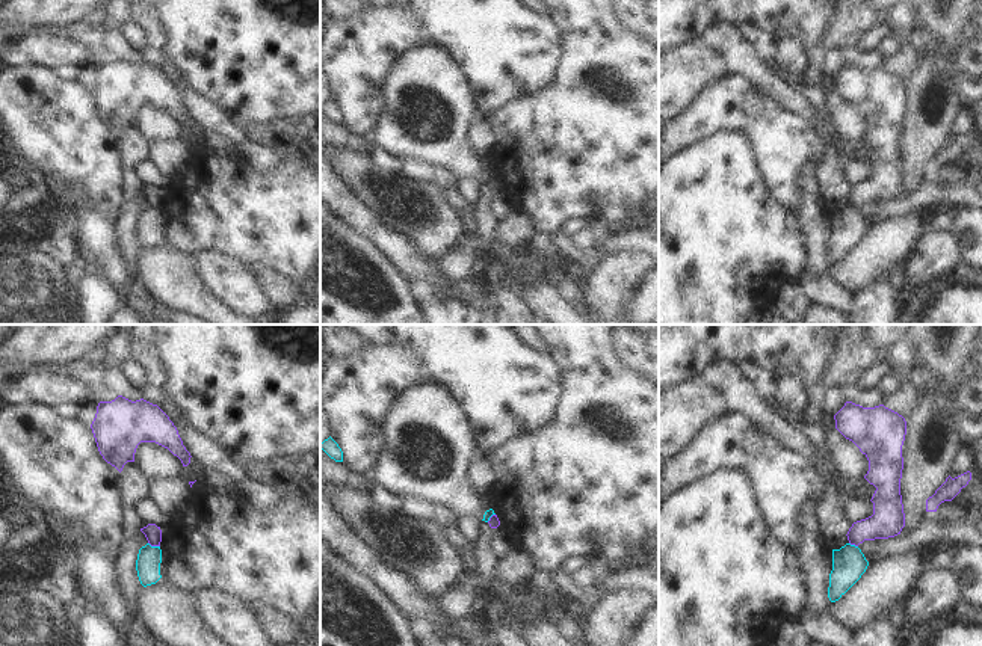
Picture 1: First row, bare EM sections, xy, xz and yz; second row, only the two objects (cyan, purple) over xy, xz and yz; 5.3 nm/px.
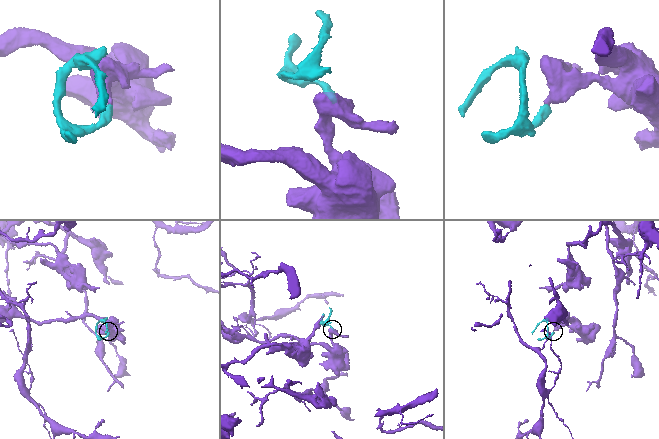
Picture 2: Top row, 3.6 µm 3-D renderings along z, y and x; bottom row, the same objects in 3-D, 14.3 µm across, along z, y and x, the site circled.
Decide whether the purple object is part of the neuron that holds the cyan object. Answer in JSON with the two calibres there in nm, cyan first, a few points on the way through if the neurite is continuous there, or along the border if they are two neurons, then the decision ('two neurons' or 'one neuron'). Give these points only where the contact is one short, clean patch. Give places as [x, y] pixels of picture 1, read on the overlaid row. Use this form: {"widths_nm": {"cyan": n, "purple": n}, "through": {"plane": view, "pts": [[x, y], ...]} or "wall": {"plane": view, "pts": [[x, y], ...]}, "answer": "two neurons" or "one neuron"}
{"widths_nm": {"cyan": 130, "purple": 90}, "wall": {"plane": "xy", "pts": [[148, 542], [159, 547]]}, "answer": "two neurons"}

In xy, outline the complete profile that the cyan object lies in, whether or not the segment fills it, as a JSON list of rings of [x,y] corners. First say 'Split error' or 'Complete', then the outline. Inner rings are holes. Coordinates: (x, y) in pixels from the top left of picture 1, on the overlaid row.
Complete. [[[147,543],[139,549],[136,560],[136,571],[139,581],[144,587],[156,584],[160,575],[162,549],[160,546],[151,546]]]

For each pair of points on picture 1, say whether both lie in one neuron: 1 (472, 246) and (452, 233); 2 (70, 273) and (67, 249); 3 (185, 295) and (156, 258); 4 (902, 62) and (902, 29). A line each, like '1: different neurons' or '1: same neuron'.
1: different neurons
2: same neuron
3: same neuron
4: same neuron

